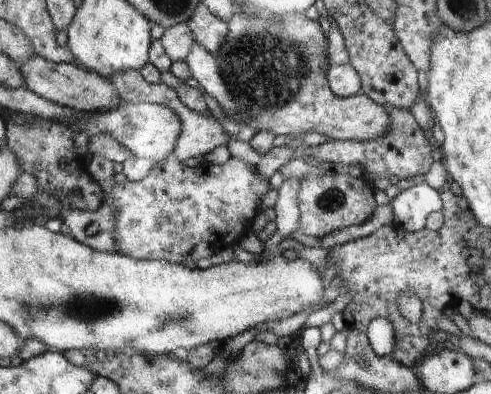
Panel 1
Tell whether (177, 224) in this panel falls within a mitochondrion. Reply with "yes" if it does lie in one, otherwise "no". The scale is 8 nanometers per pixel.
no

